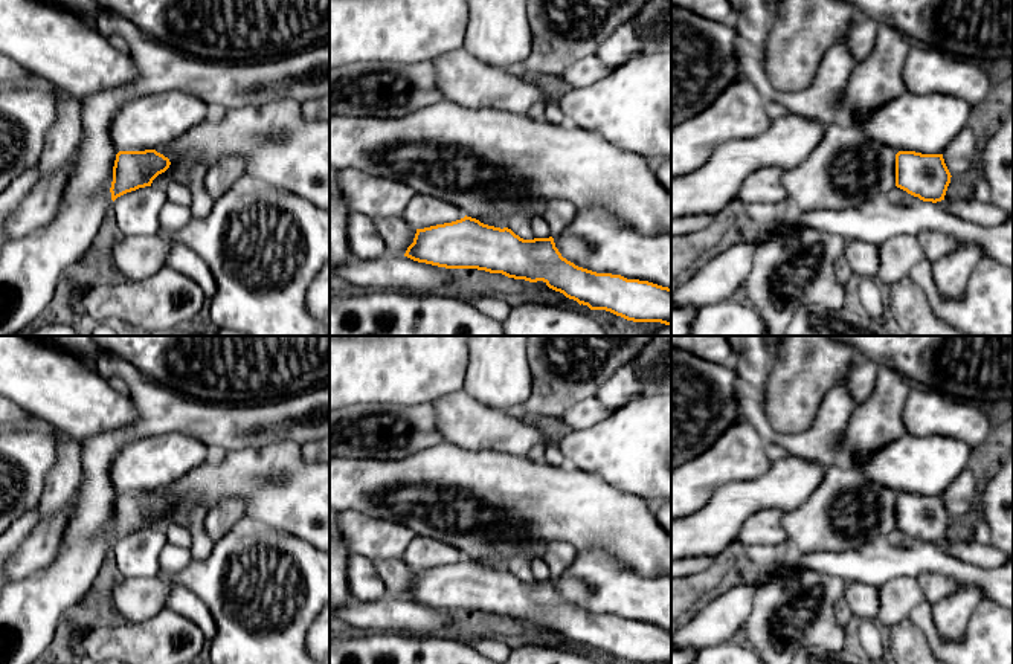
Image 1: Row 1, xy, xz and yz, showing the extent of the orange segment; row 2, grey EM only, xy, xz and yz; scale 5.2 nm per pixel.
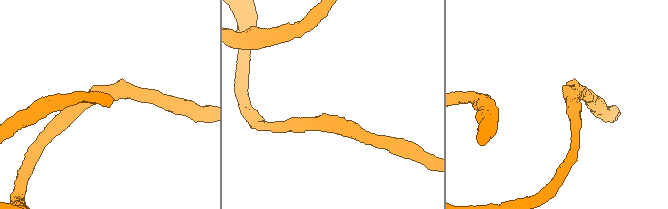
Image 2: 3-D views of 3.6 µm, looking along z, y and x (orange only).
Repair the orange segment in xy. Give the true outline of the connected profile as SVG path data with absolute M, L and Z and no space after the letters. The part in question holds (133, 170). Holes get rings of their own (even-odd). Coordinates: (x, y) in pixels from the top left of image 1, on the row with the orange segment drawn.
M156 150L119 151L113 166L111 200L151 186L153 180L169 168L171 162Z

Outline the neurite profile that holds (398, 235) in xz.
M403 217L372 218L378 234L384 240L389 255L404 256L407 247L413 243L416 230L412 229Z

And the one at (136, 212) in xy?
M145 186L113 201L116 224L124 235L153 237L162 234L159 215L168 201L162 186Z

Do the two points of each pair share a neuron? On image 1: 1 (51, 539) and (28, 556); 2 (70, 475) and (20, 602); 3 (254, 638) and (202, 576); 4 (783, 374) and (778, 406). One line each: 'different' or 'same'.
1: same
2: different
3: same
4: same

